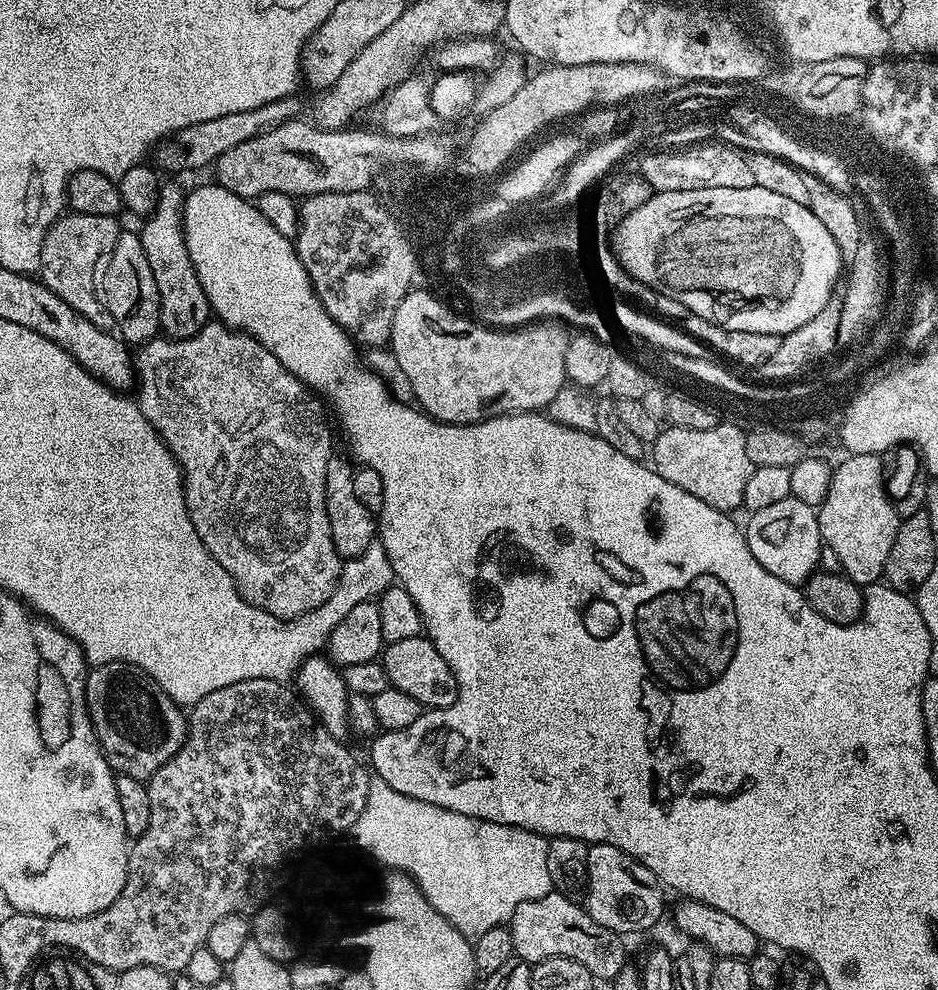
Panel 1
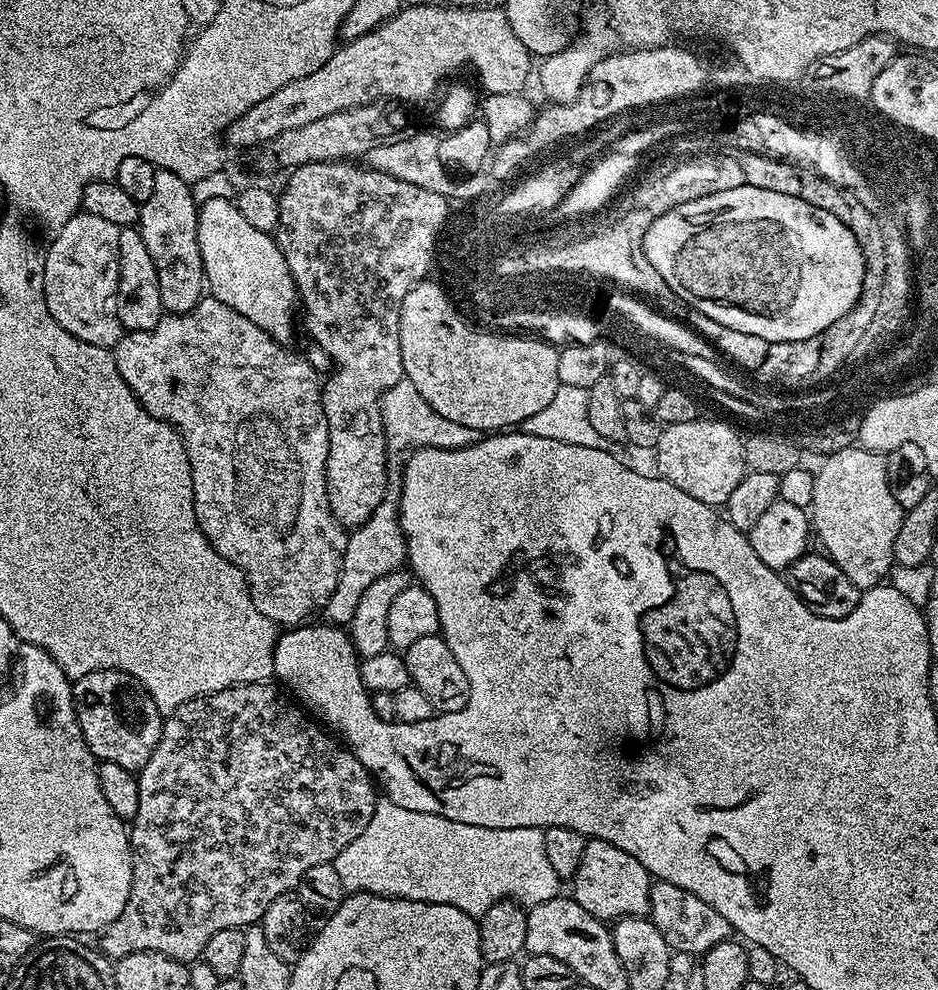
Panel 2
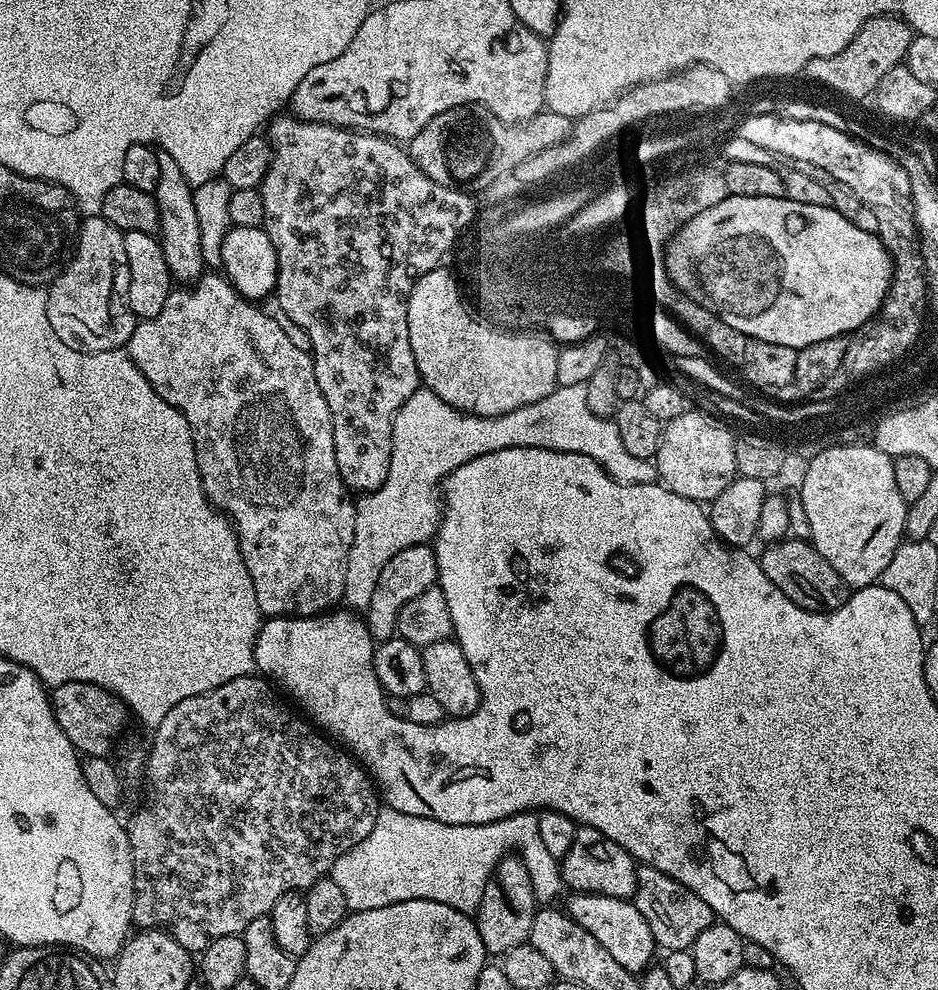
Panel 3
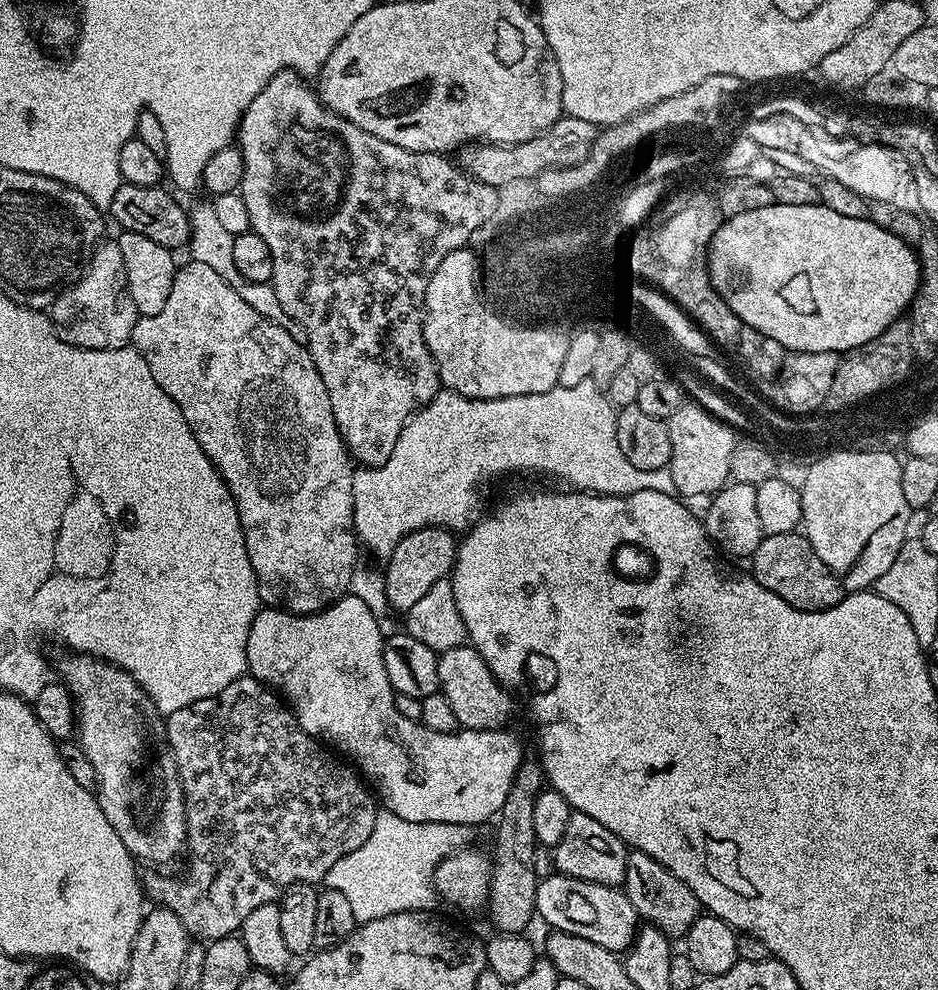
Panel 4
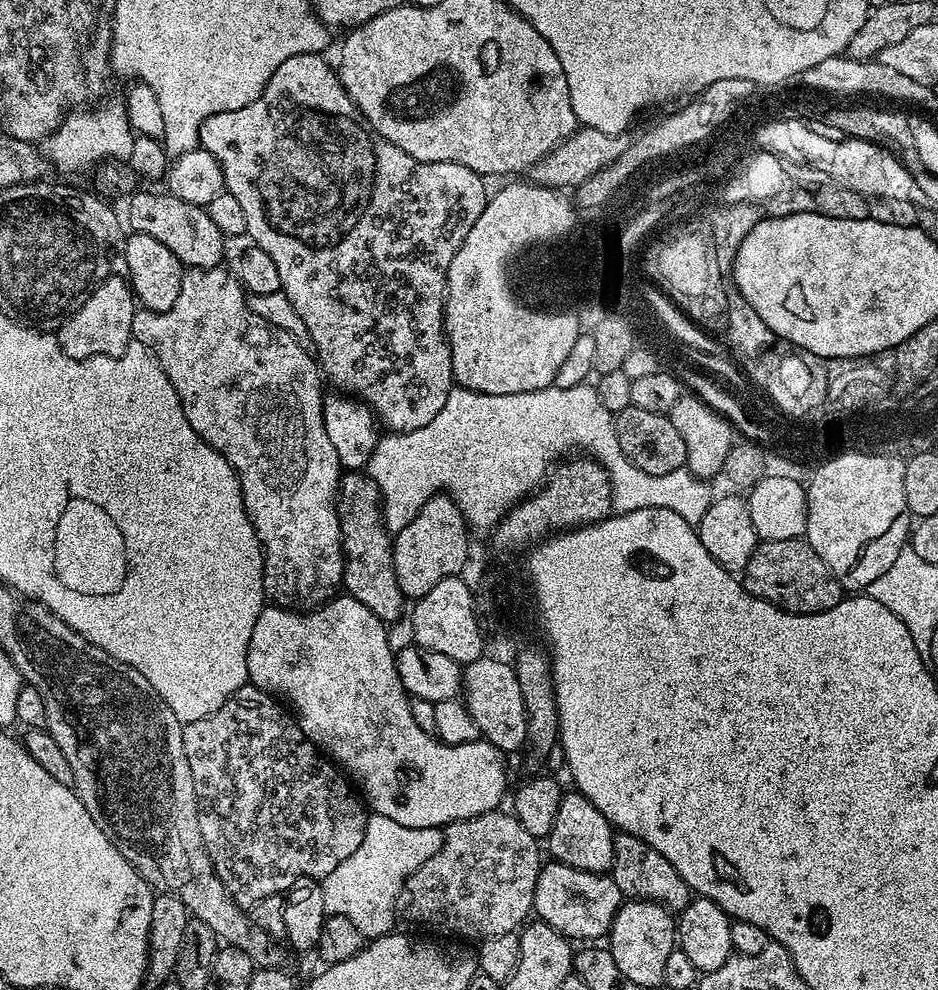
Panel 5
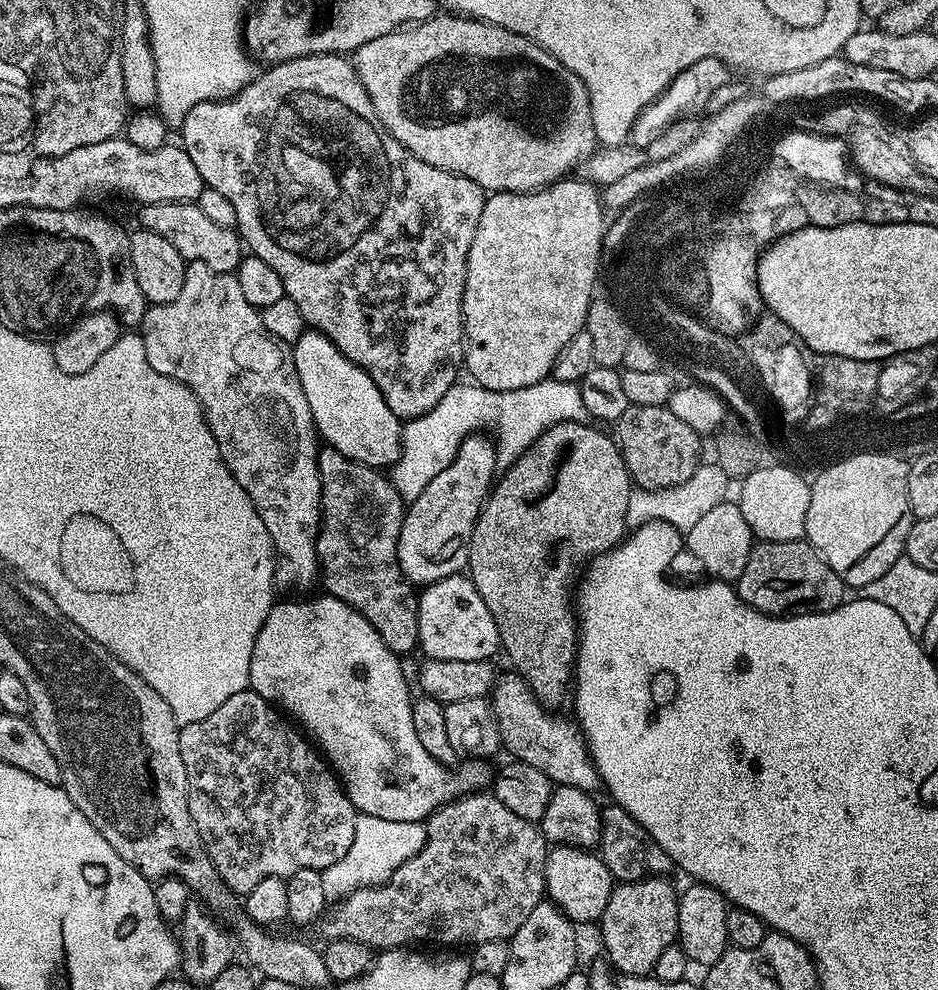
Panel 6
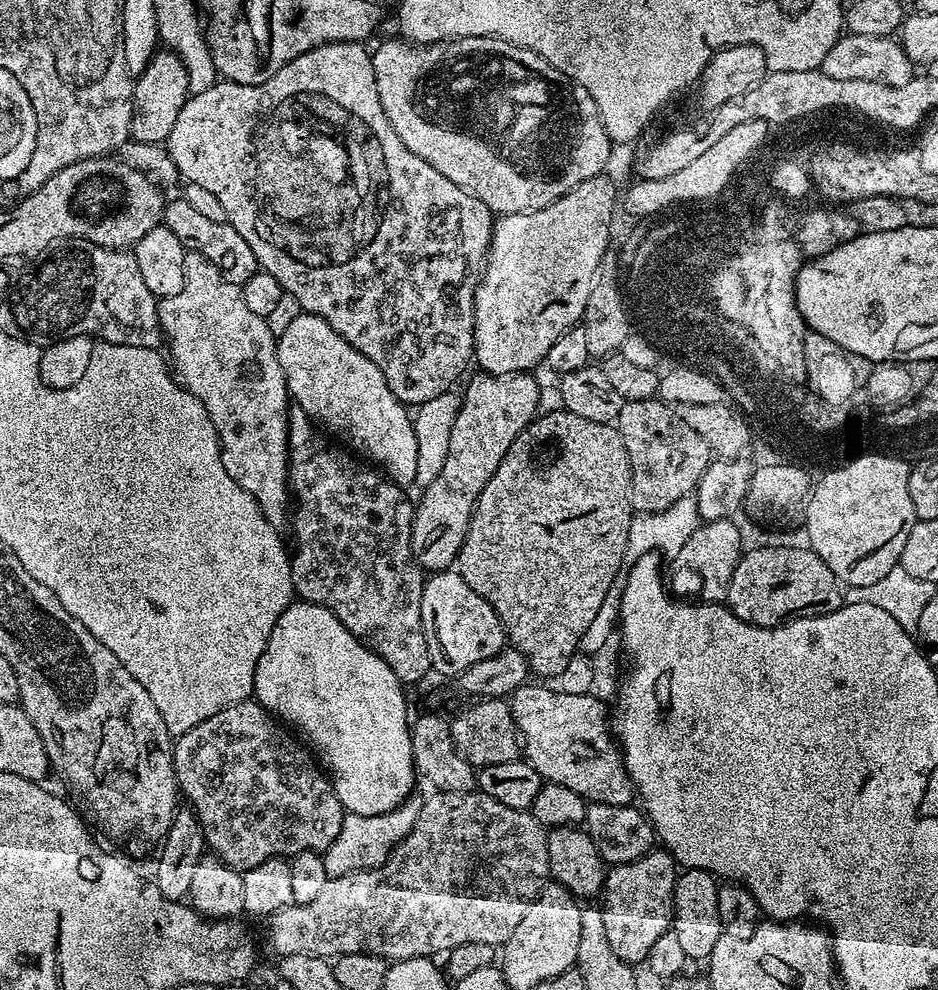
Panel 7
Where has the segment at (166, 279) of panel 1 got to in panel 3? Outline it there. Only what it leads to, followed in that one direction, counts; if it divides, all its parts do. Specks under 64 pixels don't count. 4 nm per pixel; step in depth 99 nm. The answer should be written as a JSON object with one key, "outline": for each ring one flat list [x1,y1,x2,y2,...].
{"outline":[[157,151,156,157,158,158,158,186,154,195,158,206,160,223,158,239,162,246,162,255,166,258,166,266,170,268,173,281,180,286,191,286,206,272,197,213,194,210,192,197,194,188,186,182,186,174,178,170,178,165,175,164,174,158,170,158,170,154]]}

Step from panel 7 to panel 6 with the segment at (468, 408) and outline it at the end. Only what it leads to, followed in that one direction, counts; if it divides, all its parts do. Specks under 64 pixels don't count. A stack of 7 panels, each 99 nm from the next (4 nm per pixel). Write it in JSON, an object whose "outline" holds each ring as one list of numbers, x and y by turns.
{"outline":[[488,434,466,436,458,446,454,462,450,462,450,466,437,474,426,490,405,507,402,530,398,534,398,562,402,574,412,585,427,586,467,569,472,525,488,499,496,471,493,437]]}

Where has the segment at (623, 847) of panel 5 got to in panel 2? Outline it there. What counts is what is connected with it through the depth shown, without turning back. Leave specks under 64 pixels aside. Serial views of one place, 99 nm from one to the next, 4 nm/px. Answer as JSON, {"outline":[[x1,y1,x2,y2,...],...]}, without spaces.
{"outline":[[656,880,650,890,650,906,648,916,654,926,658,926,658,934,666,938,668,947,673,952,689,952,699,957,709,952,718,942,729,939,733,935,730,922,714,910,714,906,706,906,702,898,682,890,682,886,674,886,665,880]]}

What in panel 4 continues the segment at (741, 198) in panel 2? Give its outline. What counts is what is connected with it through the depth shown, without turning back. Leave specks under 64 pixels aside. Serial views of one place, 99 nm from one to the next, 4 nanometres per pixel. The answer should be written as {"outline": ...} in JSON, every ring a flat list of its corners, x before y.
{"outline":[[760,206,760,211,746,212,745,215,738,216,736,220,723,221,718,227,718,234,714,237,712,268,706,273,711,280,715,281,715,288,719,289,719,293,726,298,725,304,735,309,738,318,742,318,742,322,746,322,746,326,754,326,754,330,758,330,762,334,773,337,775,341,782,342,785,350,792,354,801,354,803,352,832,351,839,354,850,352,852,349,862,346,866,342,870,342,874,338,878,338,878,334,882,334,882,330,886,330,896,320,901,319,902,314,907,313,912,306,912,299,916,297,916,291,920,288,920,260,917,256,917,249,913,245,908,244,902,238,898,238,894,232,886,230,882,226,872,228,872,224,860,224,860,220,844,220,844,216,836,216,836,212,824,212,824,208,792,208,791,206]]}

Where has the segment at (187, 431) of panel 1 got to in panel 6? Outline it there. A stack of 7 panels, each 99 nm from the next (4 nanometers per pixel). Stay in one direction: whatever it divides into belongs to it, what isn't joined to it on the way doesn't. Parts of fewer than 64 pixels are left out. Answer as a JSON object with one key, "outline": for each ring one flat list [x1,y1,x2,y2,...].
{"outline":[[197,260,191,261,185,267,182,291,178,294,178,298,174,298,174,302,153,304,146,310,142,335,146,346,146,358,150,362,150,366,154,366,154,370,158,370,158,374,166,374,170,379,177,380,179,384,185,384,198,398,206,422,218,442,220,453,230,474,234,474,238,486,242,486,242,490,246,490,246,494,250,494,250,498,258,510,258,518,262,518,262,522,266,522,266,530,270,530,270,538,276,547,275,587,277,589,285,588,288,592,296,592,292,594,304,594,300,592,306,591,312,583,317,583,320,575,320,559,316,553,316,536,320,532,320,471,316,461,318,455,316,423,310,414,310,405,306,403,306,394,302,394,302,382,298,382,298,370,294,366,291,347,275,337,263,325,261,313,254,306,250,306,250,302,246,302,246,297,242,294,242,286,238,286,238,278,235,274,215,272,210,270,210,266]]}

